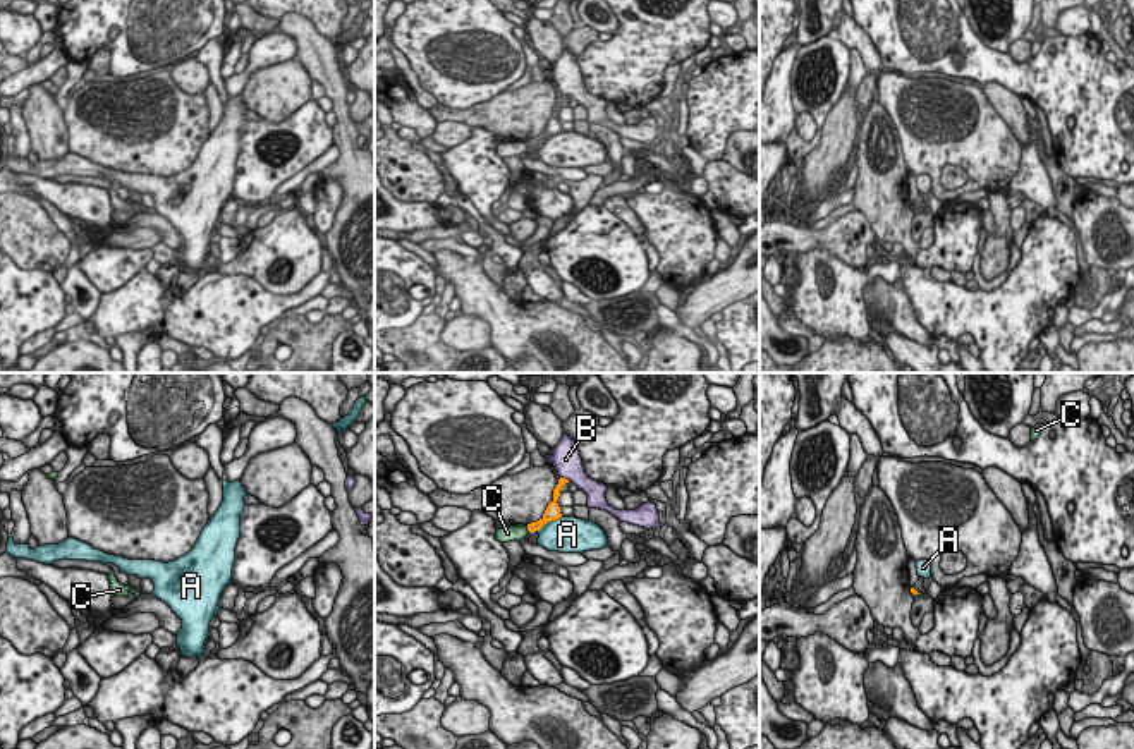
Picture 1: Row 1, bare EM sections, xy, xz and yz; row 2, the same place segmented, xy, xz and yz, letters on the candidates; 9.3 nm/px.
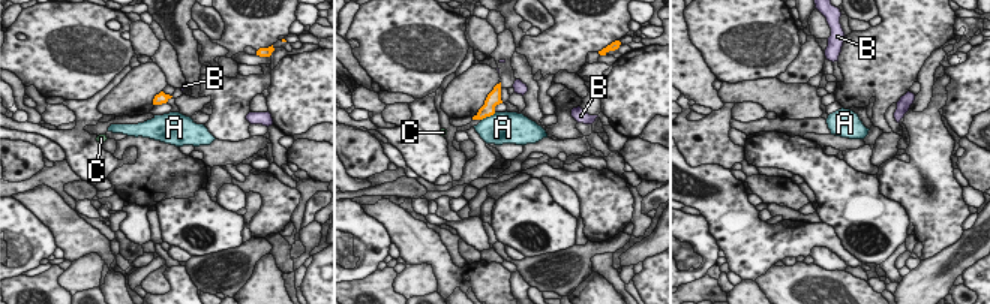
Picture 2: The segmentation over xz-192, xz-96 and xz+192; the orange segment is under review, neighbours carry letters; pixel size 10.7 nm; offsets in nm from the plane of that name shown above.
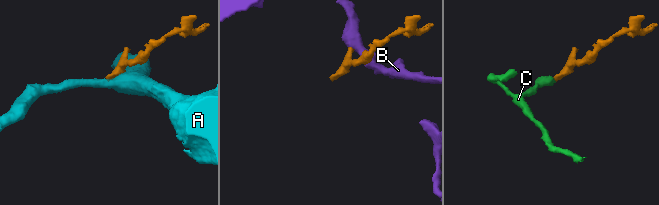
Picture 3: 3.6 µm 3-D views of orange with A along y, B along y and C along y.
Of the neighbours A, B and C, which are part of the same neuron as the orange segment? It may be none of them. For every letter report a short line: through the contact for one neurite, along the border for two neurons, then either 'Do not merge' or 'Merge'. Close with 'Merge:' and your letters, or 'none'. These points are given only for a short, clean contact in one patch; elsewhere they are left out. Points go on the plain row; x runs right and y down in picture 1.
A: Line: xz (562, 131), (548, 136), (538, 146). Do not merge
B: Line: xz (562, 97), (564, 93), (566, 74). Merge
C: Line: xz (526, 141), (530, 146). Do not merge
Merge: B

